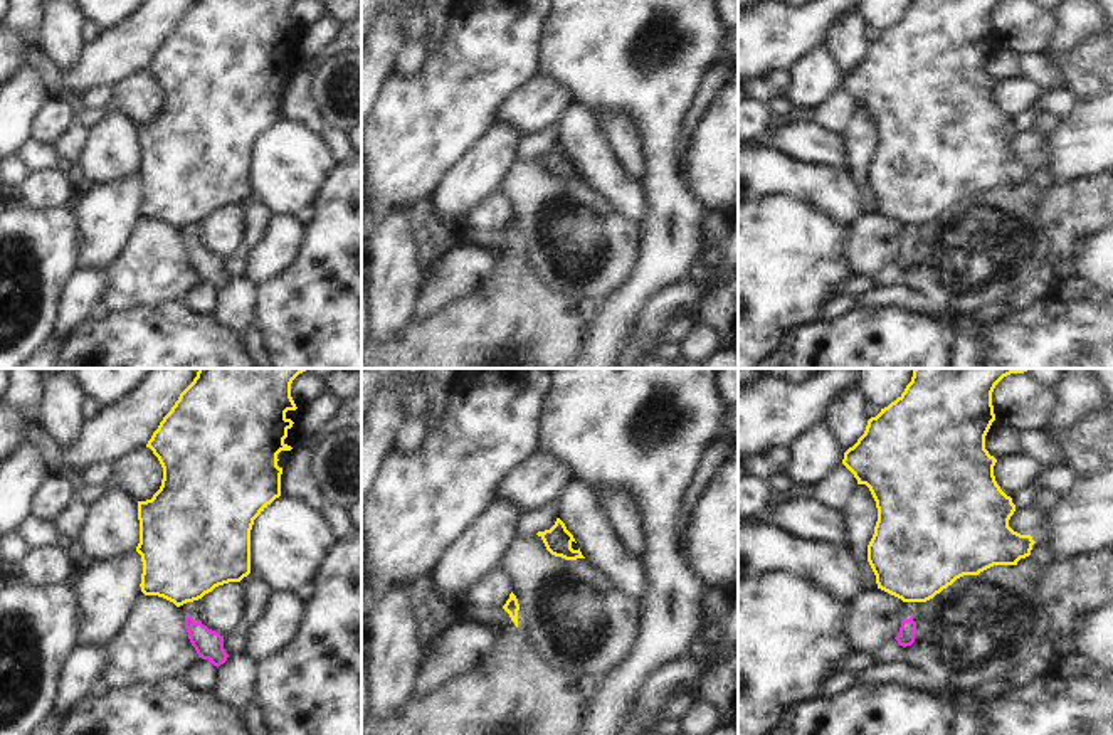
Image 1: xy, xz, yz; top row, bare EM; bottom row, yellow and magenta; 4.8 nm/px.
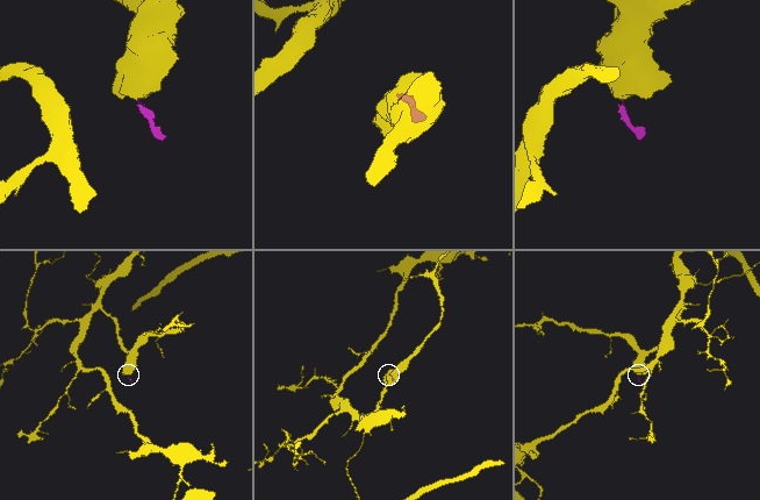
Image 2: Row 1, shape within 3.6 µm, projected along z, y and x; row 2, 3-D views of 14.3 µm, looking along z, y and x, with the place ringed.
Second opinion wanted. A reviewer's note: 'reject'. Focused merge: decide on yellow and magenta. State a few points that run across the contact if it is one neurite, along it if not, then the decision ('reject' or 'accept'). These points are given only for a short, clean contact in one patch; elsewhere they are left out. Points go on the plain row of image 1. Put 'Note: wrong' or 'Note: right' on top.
Note: right
line xy (190, 224), (185, 226); reject

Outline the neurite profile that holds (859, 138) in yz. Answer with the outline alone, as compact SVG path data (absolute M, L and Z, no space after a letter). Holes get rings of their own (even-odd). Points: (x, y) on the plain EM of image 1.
M857 108L842 133L846 172L857 190L857 215L874 212L876 198L868 185L868 168L878 145L876 124L866 108Z

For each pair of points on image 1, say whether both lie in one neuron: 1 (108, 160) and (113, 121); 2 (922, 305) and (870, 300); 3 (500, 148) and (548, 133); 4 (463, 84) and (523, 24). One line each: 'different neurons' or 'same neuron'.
1: same neuron
2: same neuron
3: different neurons
4: same neuron

